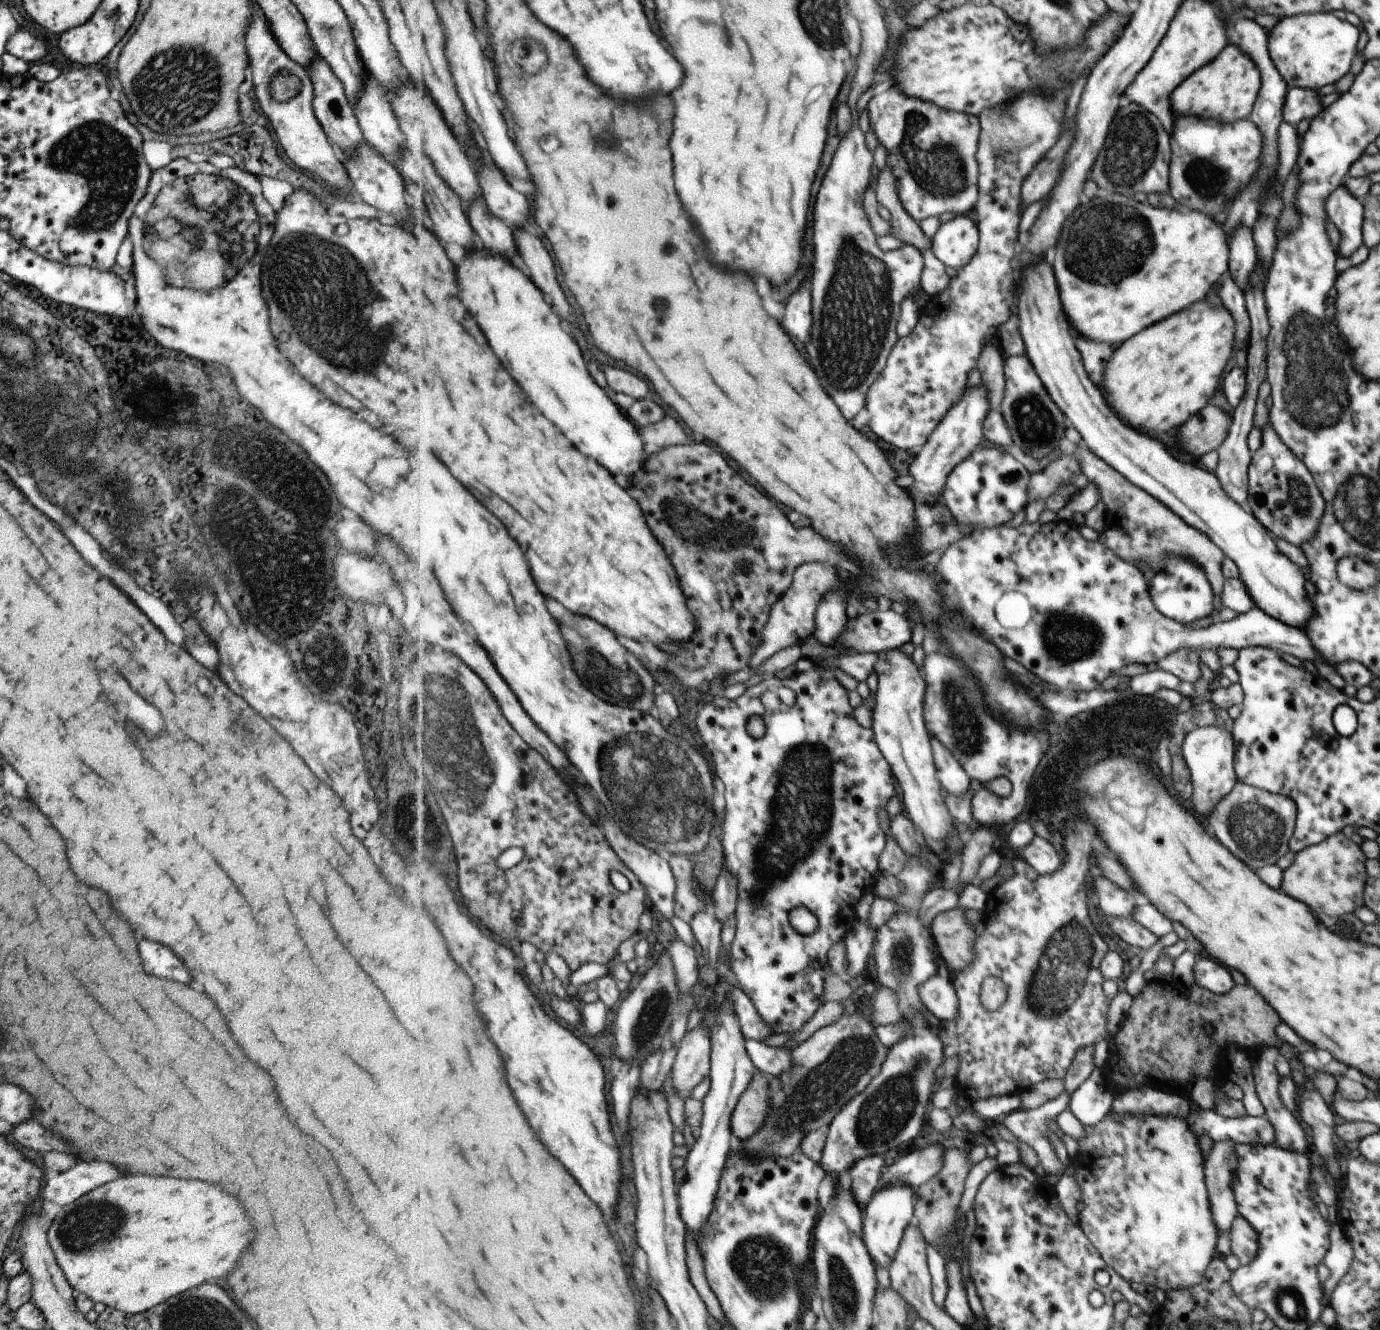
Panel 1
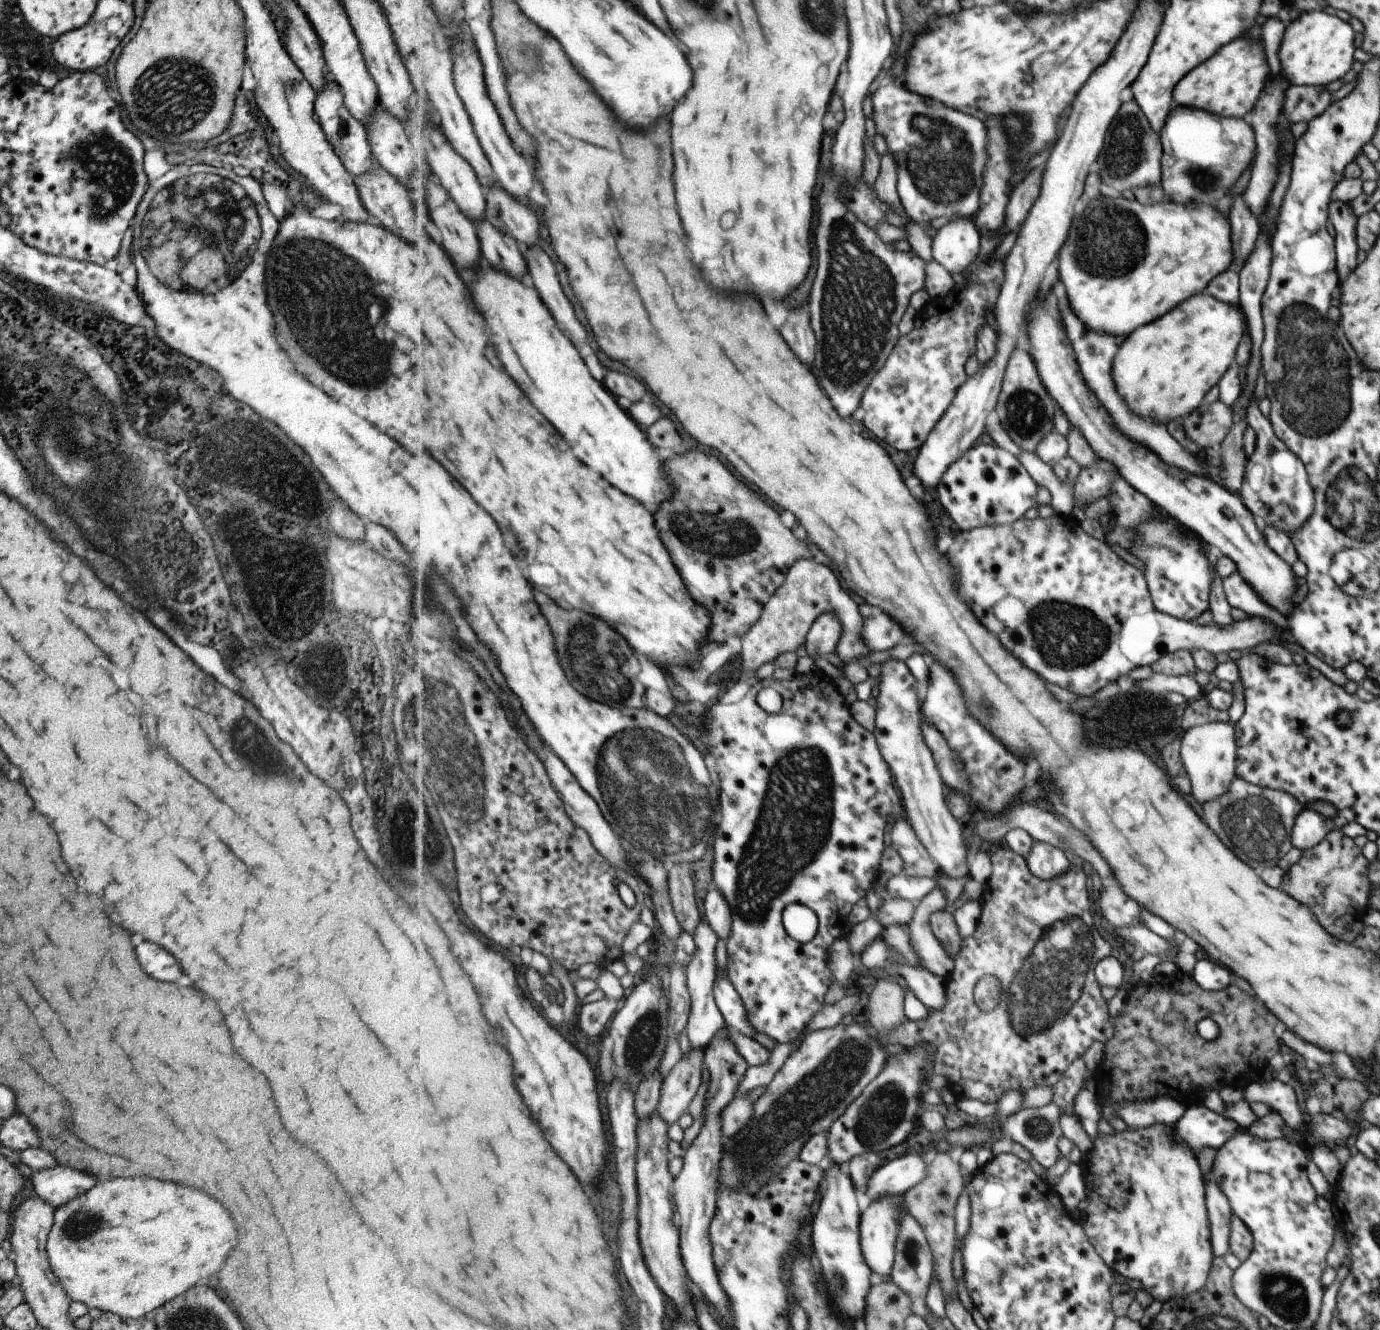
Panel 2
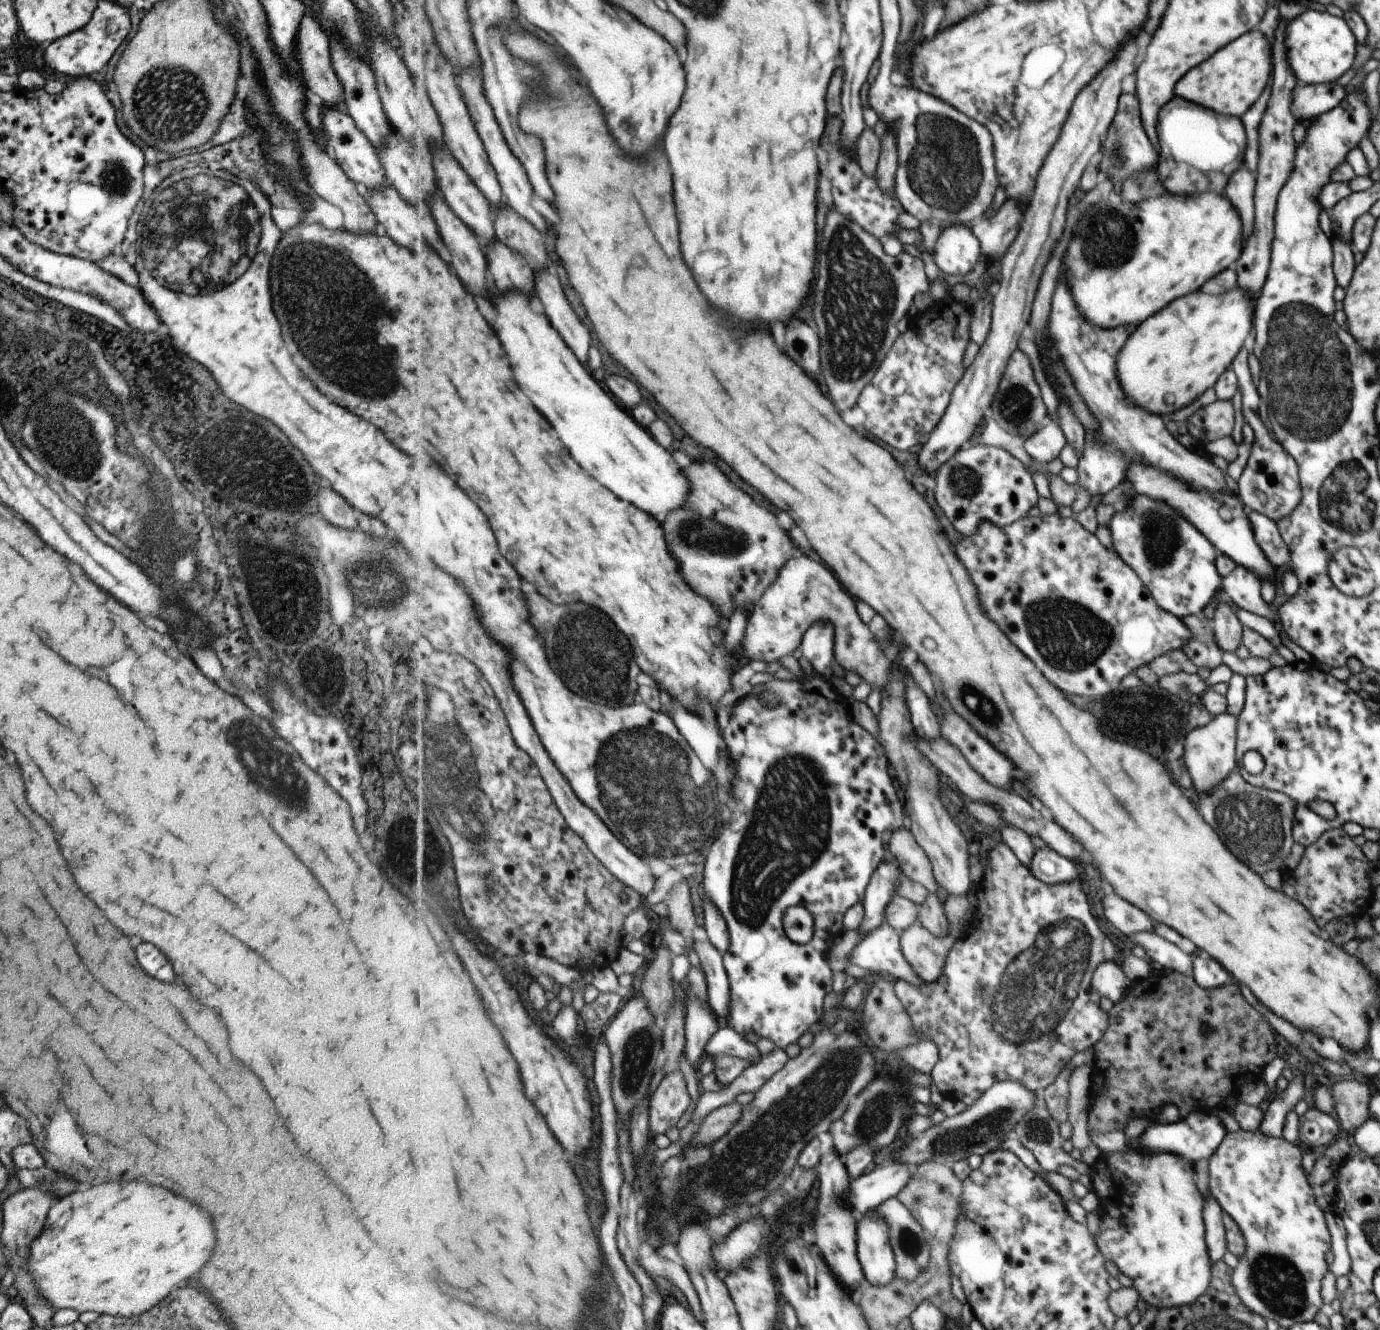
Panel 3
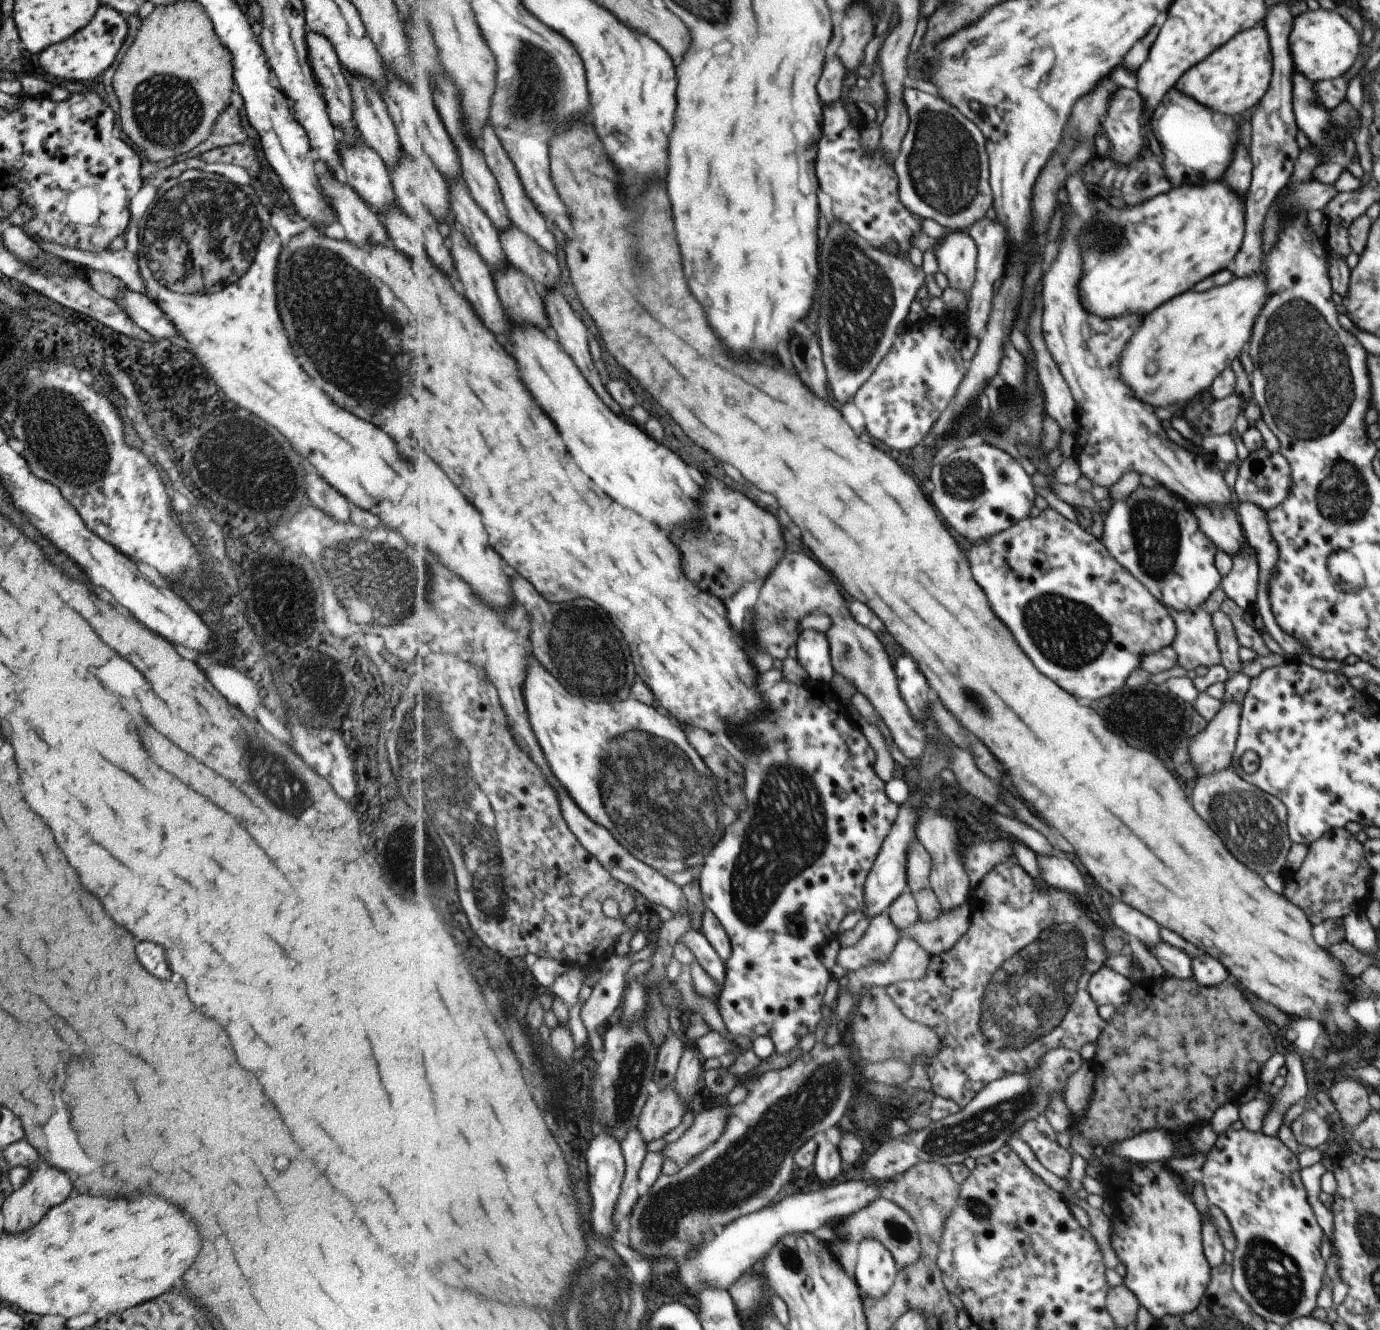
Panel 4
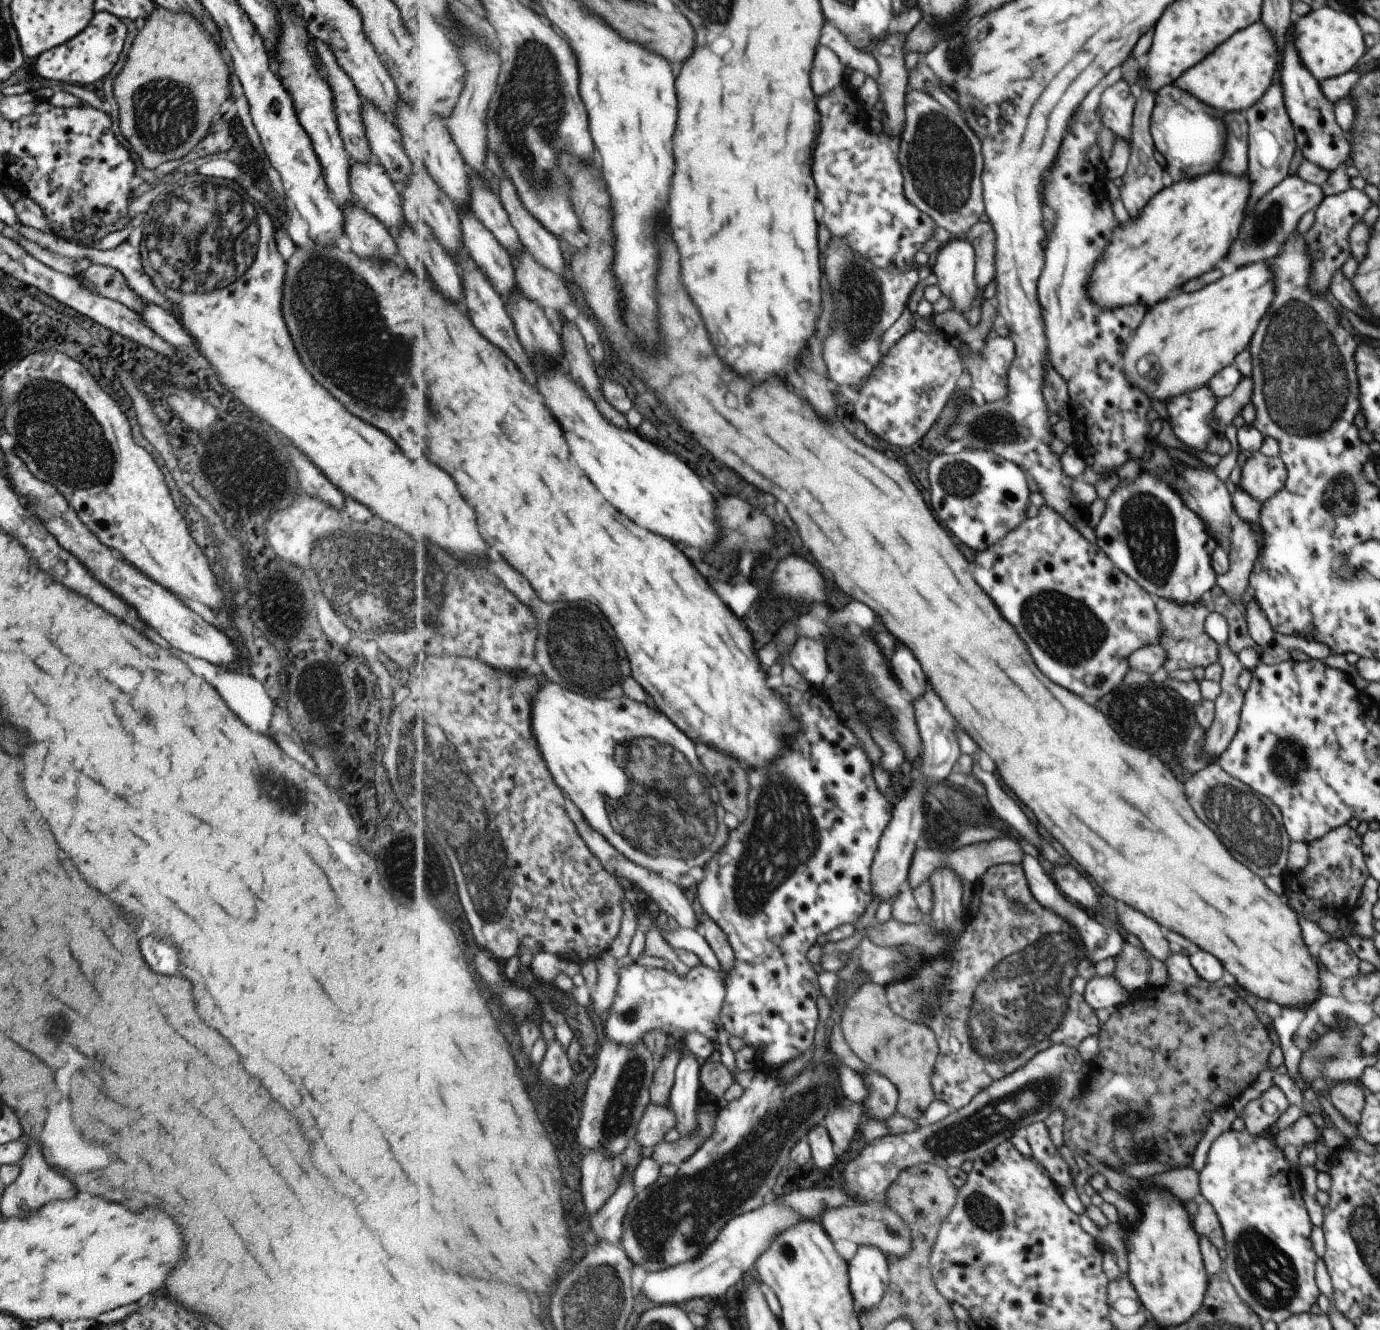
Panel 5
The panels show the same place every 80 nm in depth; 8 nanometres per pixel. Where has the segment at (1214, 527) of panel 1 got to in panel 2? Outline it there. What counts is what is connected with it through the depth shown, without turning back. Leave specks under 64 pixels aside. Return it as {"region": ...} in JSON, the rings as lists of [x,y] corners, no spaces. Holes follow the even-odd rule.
{"region":[[[1053,290],[1037,298],[1037,304],[1029,314],[1027,326],[1031,354],[1035,358],[1041,380],[1045,382],[1047,390],[1069,423],[1079,429],[1090,450],[1094,451],[1099,459],[1112,464],[1121,477],[1127,478],[1127,482],[1131,482],[1130,485],[1139,490],[1139,494],[1147,494],[1146,497],[1151,498],[1151,502],[1155,502],[1161,510],[1165,510],[1169,517],[1175,516],[1181,527],[1193,532],[1205,545],[1215,546],[1236,566],[1238,575],[1253,588],[1253,592],[1263,604],[1275,609],[1281,616],[1289,617],[1294,610],[1291,596],[1298,588],[1291,565],[1267,546],[1259,523],[1246,509],[1245,504],[1233,494],[1229,494],[1226,488],[1221,488],[1205,476],[1193,476],[1179,468],[1167,466],[1151,450],[1133,442],[1117,430],[1110,412],[1105,410],[1096,394],[1085,386],[1074,346],[1063,322],[1059,298]]]}

